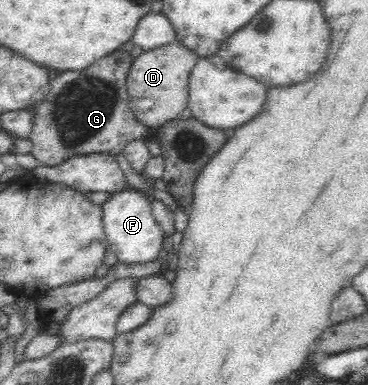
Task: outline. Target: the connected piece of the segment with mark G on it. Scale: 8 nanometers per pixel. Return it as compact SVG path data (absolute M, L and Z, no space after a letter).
M120 49L84 70L62 71L49 82L48 94L30 108L34 121L31 155L40 165L56 166L74 154L117 155L129 142L146 136L148 128L132 112L126 92L132 62L130 53Z

